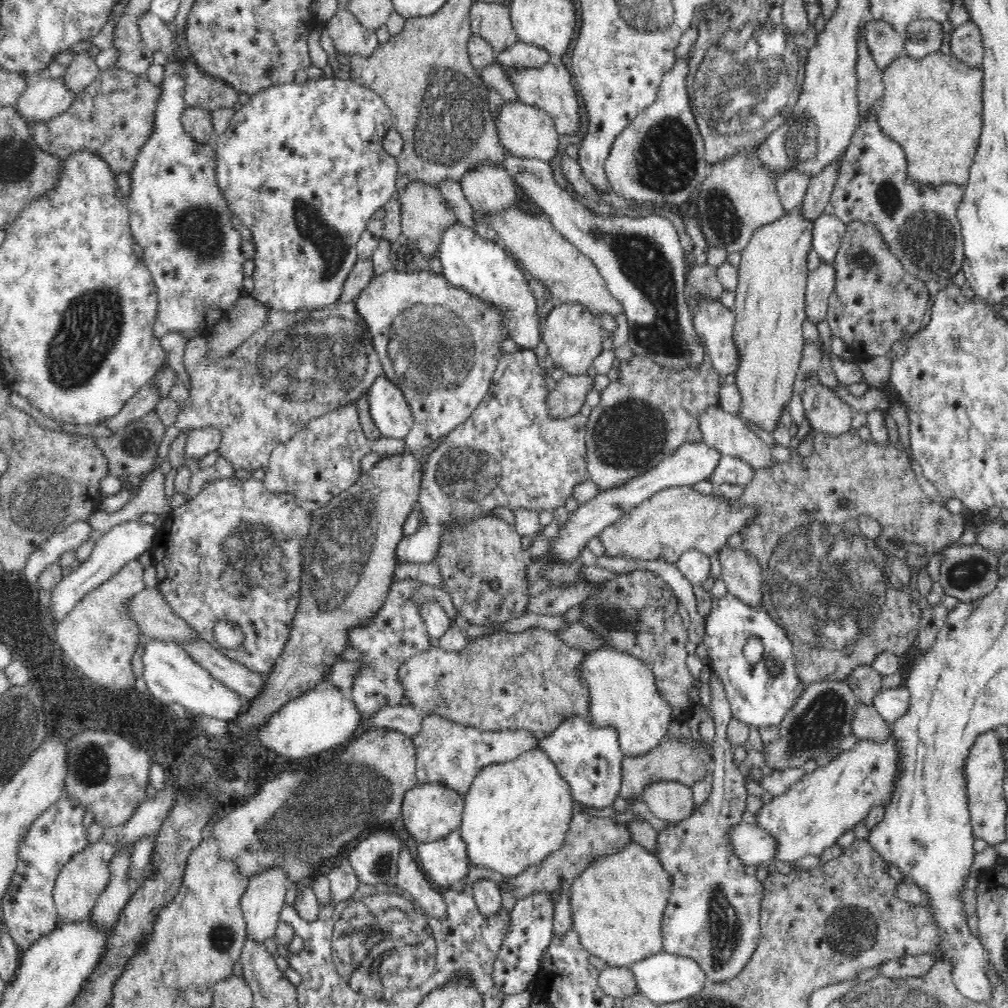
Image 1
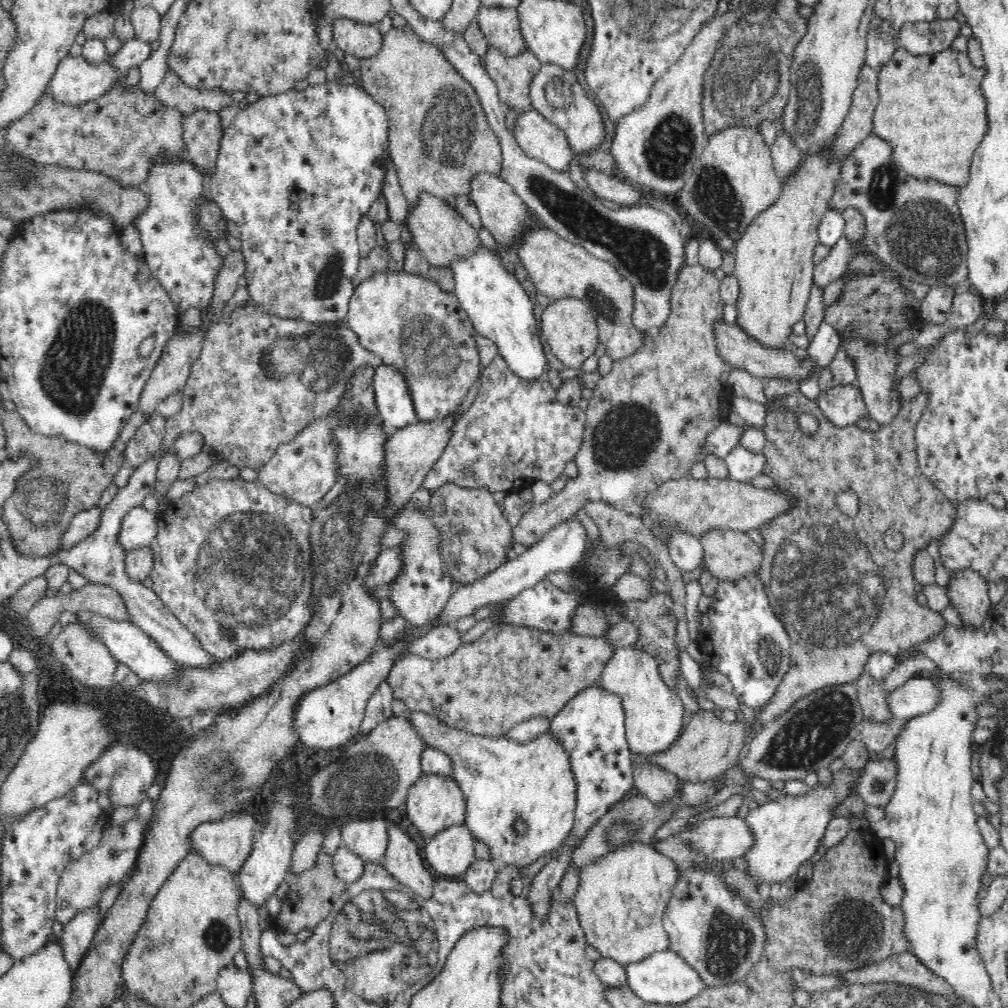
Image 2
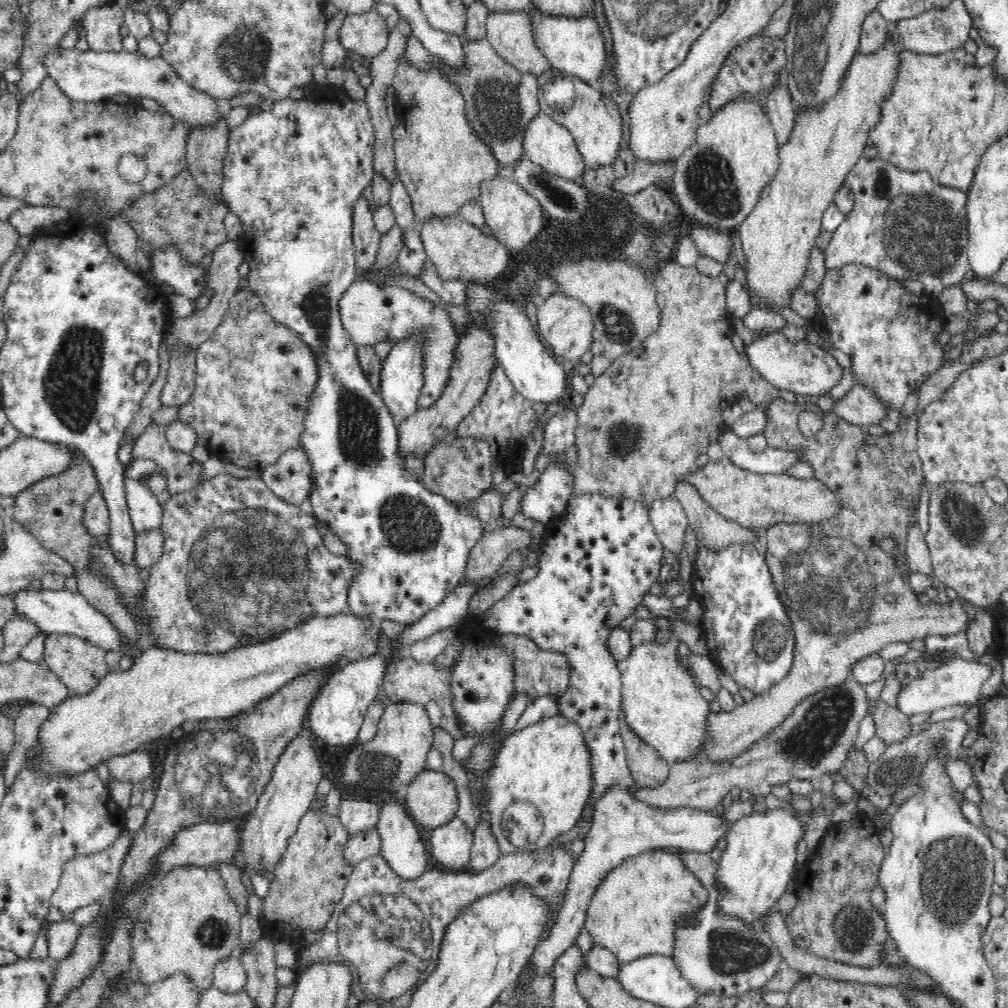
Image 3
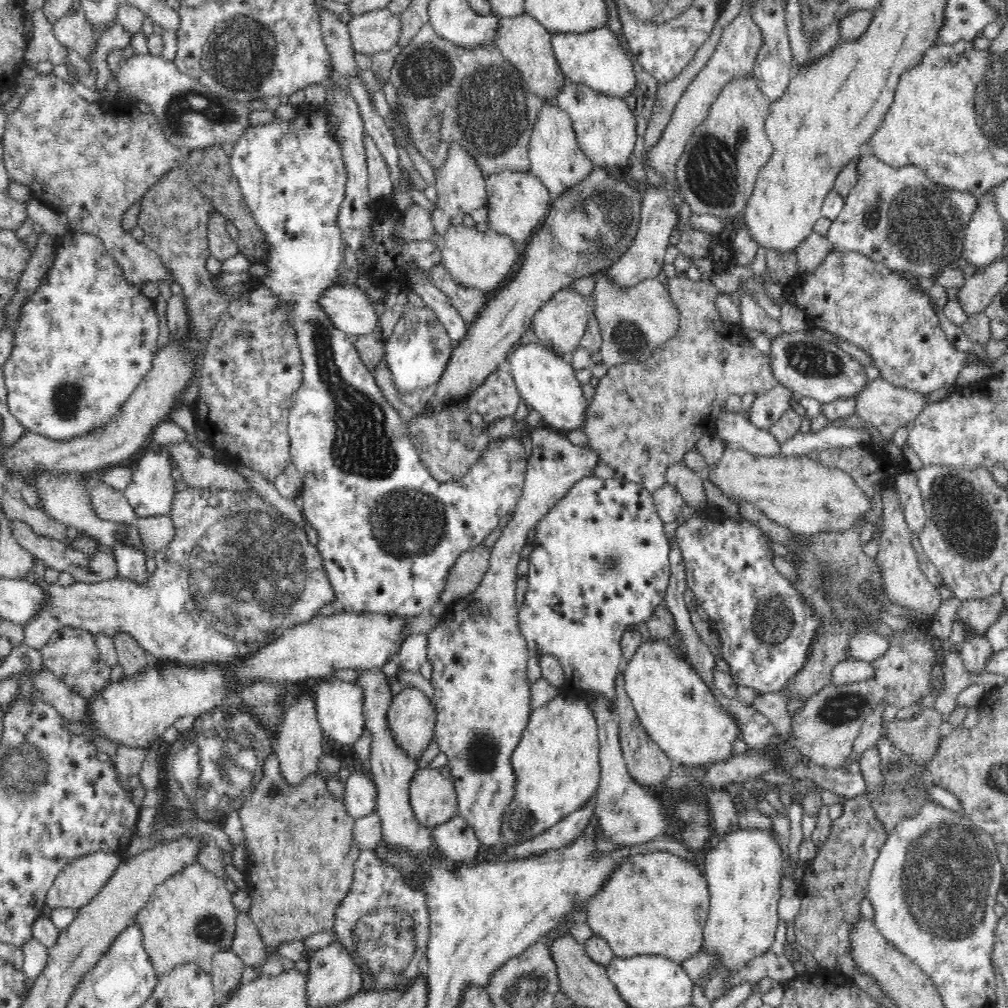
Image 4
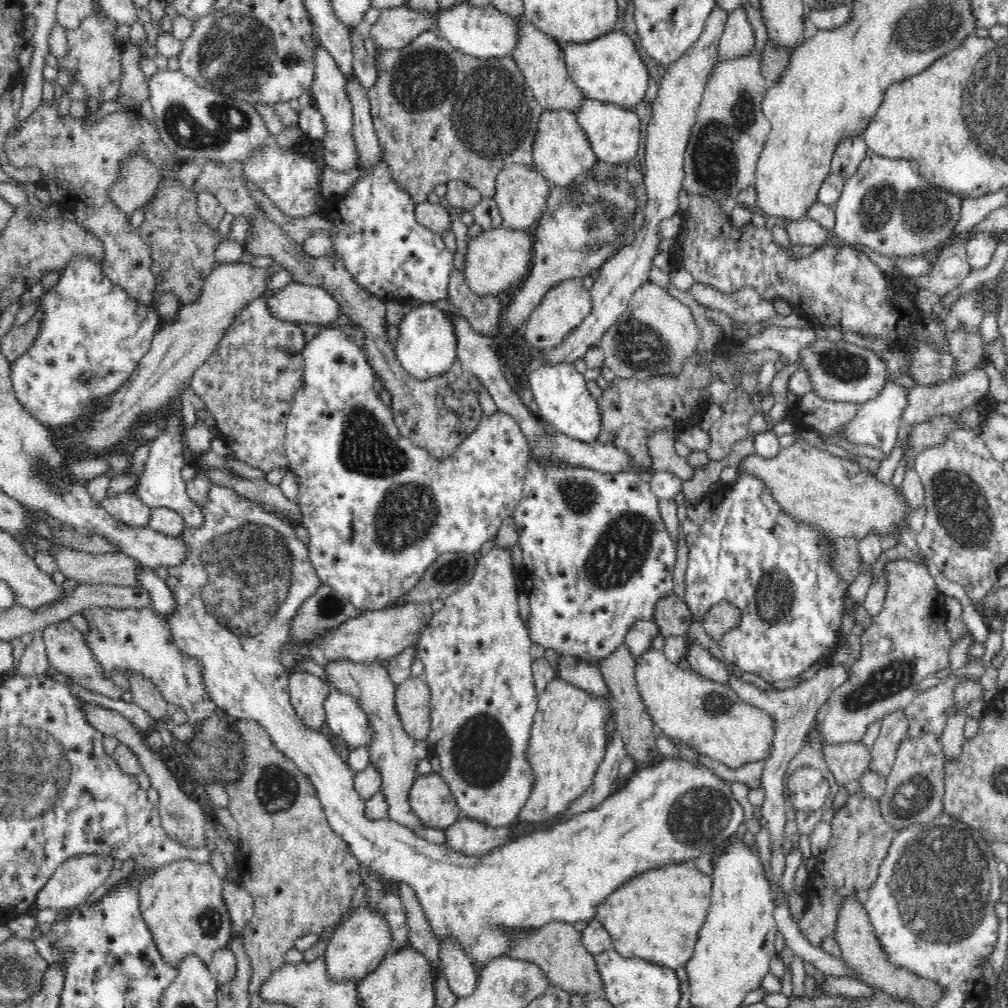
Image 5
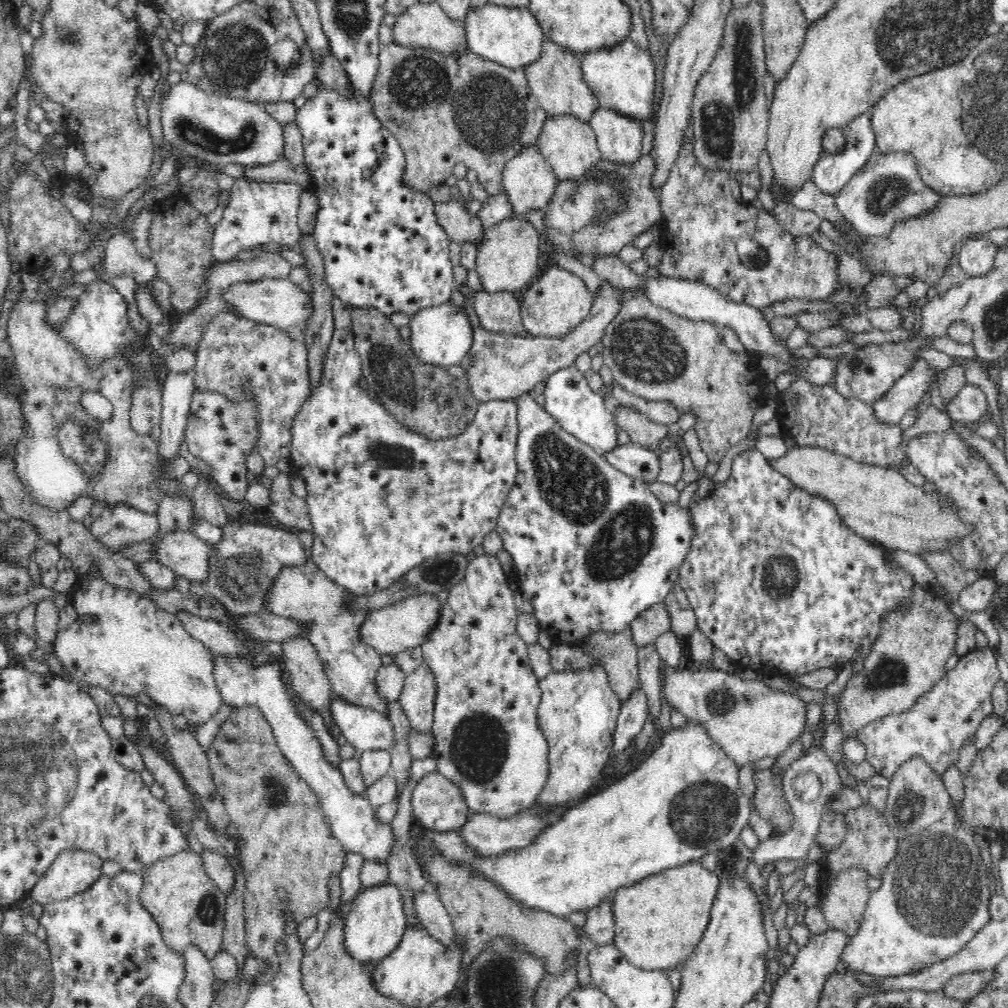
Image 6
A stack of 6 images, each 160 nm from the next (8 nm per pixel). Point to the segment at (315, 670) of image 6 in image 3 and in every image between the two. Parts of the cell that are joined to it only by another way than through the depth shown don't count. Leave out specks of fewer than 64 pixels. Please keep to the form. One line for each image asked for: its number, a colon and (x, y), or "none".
3: (285, 799)
4: (299, 743)
5: (308, 692)

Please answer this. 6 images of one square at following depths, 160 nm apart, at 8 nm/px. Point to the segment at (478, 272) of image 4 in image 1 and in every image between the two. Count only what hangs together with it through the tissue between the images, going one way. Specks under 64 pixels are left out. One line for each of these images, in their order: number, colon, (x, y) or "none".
1: (425, 214)
2: (442, 235)
3: (460, 251)

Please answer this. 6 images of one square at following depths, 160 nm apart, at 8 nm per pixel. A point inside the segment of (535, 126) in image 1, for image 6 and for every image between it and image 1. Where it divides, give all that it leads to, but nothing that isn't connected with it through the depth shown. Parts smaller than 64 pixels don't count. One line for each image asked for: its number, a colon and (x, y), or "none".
2: (538, 138)
3: (547, 143)
4: (556, 159)
5: (561, 151)
6: (570, 147)

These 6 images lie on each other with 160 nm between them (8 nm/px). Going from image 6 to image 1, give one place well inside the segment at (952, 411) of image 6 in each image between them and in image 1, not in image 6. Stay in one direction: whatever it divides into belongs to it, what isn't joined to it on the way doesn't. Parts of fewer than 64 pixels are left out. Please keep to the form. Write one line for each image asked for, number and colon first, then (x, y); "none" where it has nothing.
1: (827, 412)
2: (843, 405)
3: (861, 406)
4: (885, 406)
5: (945, 399)

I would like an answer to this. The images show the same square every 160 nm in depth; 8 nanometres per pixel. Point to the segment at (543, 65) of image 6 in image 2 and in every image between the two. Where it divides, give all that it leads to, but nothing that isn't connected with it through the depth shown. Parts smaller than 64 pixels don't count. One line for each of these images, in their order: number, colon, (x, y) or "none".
2: (501, 27)
3: (512, 35)
4: (526, 44)
5: (540, 58)

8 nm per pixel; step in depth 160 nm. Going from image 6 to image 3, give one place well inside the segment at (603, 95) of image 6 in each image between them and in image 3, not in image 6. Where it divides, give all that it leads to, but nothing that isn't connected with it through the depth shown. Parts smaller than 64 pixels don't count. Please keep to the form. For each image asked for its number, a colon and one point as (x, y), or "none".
3: (576, 45)
4: (596, 59)
5: (608, 69)

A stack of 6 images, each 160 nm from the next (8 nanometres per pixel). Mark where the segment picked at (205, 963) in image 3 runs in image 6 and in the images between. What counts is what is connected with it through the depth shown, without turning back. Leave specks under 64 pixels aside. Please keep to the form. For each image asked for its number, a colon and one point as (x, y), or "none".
4: (189, 916)
5: (182, 903)
6: (188, 905)

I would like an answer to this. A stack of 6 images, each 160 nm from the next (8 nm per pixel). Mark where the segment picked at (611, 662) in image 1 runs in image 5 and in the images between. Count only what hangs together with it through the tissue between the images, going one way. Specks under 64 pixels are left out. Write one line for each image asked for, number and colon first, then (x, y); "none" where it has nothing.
2: (654, 715)
3: (663, 704)
4: (678, 710)
5: (707, 716)

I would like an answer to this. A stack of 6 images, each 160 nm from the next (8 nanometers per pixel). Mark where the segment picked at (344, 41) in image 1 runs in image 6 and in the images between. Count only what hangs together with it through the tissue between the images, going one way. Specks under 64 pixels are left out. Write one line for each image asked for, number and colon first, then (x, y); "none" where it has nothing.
2: (362, 40)
3: (367, 34)
4: (376, 31)
5: (396, 28)
6: (425, 26)

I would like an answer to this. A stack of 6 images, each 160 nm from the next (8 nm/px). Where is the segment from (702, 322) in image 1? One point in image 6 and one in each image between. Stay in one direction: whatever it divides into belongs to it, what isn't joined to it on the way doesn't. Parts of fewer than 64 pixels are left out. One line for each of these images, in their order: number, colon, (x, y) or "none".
2: (741, 350)
3: (801, 367)
4: (810, 367)
5: (842, 371)
6: (867, 373)

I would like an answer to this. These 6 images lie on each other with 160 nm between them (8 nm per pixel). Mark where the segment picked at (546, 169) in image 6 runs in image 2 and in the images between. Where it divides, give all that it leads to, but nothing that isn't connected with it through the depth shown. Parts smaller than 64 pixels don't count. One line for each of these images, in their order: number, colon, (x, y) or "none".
2: (502, 211)
3: (515, 216)
4: (517, 202)
5: (521, 193)

